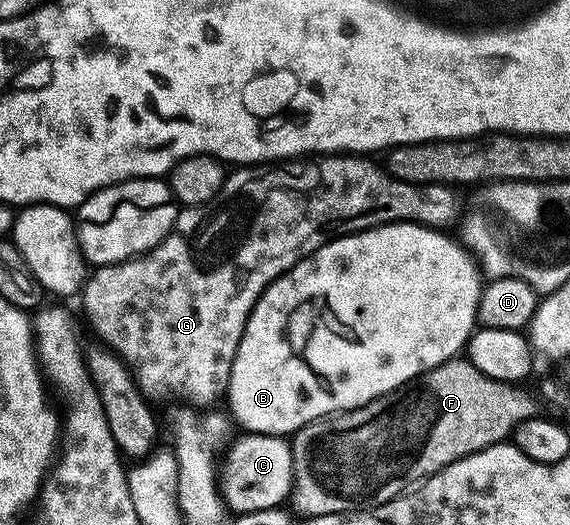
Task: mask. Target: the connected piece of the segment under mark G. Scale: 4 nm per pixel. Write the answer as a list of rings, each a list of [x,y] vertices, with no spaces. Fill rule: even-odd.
[[[315,156],[310,160],[287,160],[282,164],[260,164],[236,169],[235,174],[232,173],[223,181],[221,192],[217,192],[213,200],[209,200],[203,206],[188,206],[180,209],[171,233],[158,246],[148,250],[146,254],[139,255],[138,258],[129,258],[126,262],[92,269],[81,291],[83,306],[87,309],[87,318],[91,321],[92,328],[104,338],[100,339],[130,366],[131,373],[139,383],[139,389],[150,392],[150,390],[163,390],[166,386],[180,386],[187,394],[215,394],[218,390],[220,393],[231,375],[233,360],[237,356],[237,348],[245,332],[247,316],[265,292],[267,285],[276,282],[287,270],[293,269],[300,258],[308,258],[310,254],[317,252],[317,248],[324,246],[329,239],[339,238],[342,234],[355,234],[358,230],[368,230],[374,226],[384,226],[387,222],[415,222],[419,226],[451,228],[447,226],[453,225],[455,221],[456,225],[460,221],[464,210],[458,189],[442,184],[414,186],[392,178],[386,169],[379,167],[378,170],[371,161],[372,159],[367,156]],[[211,256],[213,256],[213,266],[217,266],[217,270],[209,274],[205,272],[197,274],[197,268],[207,266],[205,262],[209,262]]]

